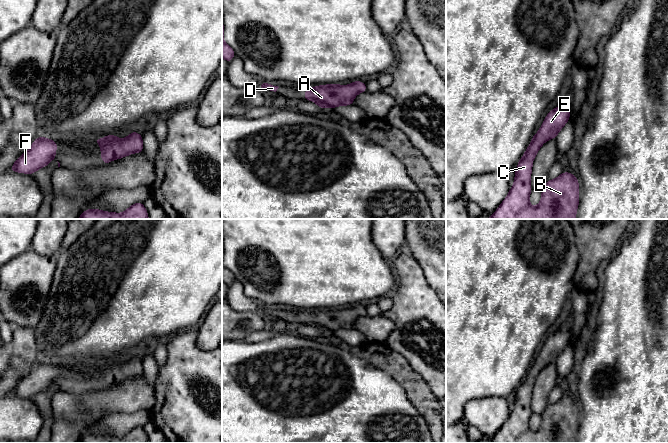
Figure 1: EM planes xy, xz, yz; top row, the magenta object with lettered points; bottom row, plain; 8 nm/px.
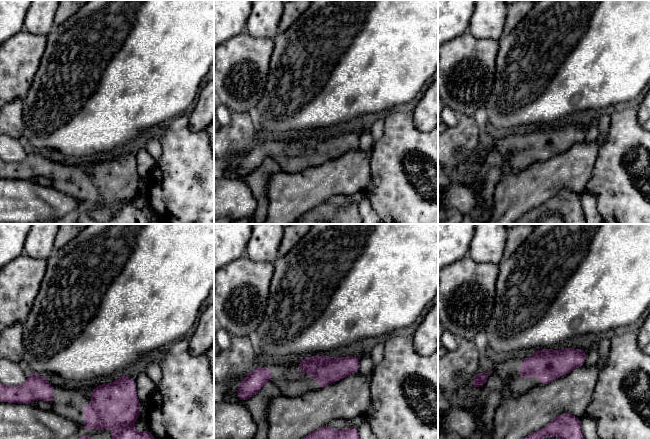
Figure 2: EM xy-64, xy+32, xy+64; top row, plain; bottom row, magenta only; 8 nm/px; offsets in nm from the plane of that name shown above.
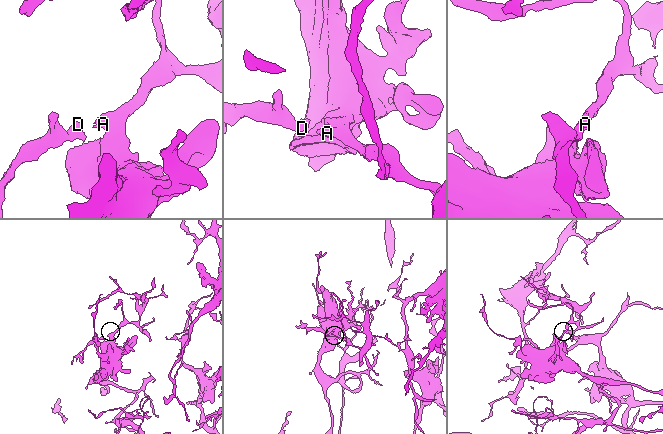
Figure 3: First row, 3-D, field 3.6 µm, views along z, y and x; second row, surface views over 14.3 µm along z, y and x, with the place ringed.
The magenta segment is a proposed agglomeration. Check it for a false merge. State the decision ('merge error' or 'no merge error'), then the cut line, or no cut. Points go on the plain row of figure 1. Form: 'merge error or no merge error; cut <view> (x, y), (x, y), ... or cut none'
no merge error; cut none

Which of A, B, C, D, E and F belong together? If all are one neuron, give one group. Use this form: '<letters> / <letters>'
A B C D E F

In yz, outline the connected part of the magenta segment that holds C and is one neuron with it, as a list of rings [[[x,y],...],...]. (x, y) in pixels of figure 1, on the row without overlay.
[[[561,328],[548,337],[540,354],[534,359],[531,368],[527,371],[525,378],[518,386],[514,409],[510,413],[507,421],[492,438],[492,441],[486,443],[576,443],[576,434],[579,428],[579,406],[572,397],[562,396],[556,403],[549,403],[541,414],[542,422],[540,427],[536,431],[532,431],[529,427],[531,394],[533,390],[532,384],[536,381],[538,374],[547,364],[556,362],[558,356],[569,344],[570,336],[570,330]]]

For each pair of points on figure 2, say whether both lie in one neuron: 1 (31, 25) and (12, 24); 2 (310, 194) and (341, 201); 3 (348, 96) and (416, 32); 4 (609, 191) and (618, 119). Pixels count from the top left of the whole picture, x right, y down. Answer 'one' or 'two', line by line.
1: two
2: two
3: one
4: one

